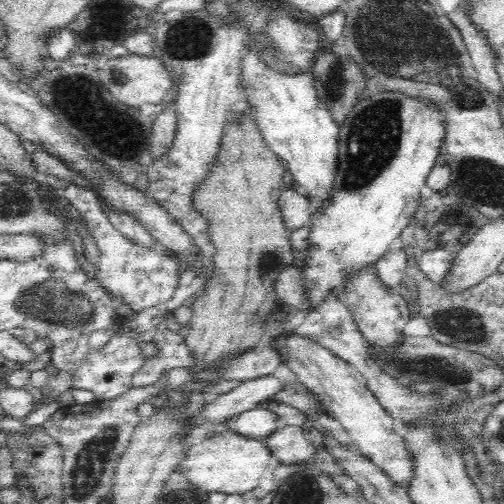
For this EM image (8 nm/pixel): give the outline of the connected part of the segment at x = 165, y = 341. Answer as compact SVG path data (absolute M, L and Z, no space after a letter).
M158 324L149 339L158 347L159 353L153 358L146 358L143 368L134 374L136 388L154 386L162 373L173 368L192 369L195 366L193 353L180 332L174 333L166 324Z

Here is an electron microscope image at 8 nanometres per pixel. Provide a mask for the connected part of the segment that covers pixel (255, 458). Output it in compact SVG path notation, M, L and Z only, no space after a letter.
M227 429L221 433L205 438L192 446L180 464L180 472L192 486L206 492L222 492L224 494L244 494L258 486L260 474L268 466L271 451L262 441L242 436Z

